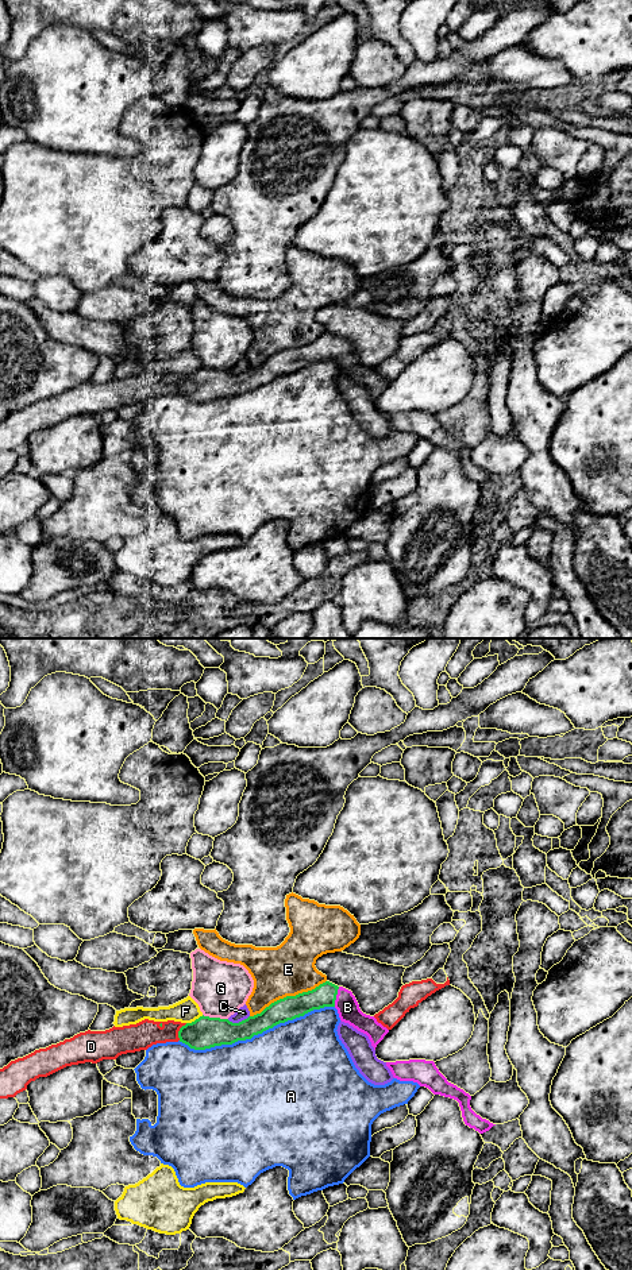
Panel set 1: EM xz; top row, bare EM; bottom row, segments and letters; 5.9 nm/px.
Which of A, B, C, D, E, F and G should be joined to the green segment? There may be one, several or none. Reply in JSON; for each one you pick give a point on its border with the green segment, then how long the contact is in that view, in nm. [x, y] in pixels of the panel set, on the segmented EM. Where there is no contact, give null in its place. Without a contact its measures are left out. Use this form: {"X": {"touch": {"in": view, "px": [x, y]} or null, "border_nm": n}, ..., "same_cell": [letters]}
{"B": {"touch": {"in": "xz", "px": [335, 996]}, "border_nm": 120}, "same_cell": ["B"]}

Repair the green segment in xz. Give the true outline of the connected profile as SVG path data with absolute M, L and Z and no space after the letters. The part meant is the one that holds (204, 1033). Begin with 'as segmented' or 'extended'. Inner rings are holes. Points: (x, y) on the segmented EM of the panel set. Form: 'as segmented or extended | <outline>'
extended | M325 981L312 991L280 999L261 1014L248 1016L239 1023L203 1015L194 1022L182 1026L178 1031L178 1038L180 1042L194 1050L232 1045L238 1041L251 1039L254 1035L262 1034L280 1023L324 1007L335 1007L340 1020L366 1034L374 1050L389 1032L374 1016L361 1011L351 991Z

